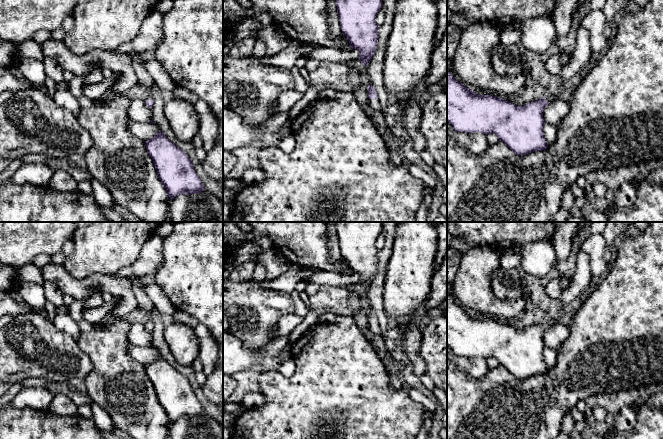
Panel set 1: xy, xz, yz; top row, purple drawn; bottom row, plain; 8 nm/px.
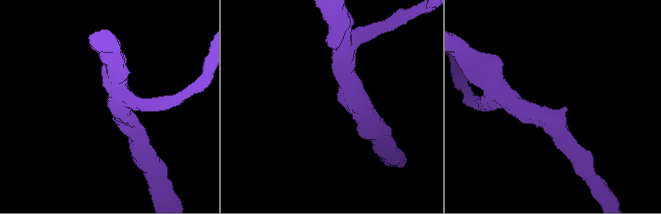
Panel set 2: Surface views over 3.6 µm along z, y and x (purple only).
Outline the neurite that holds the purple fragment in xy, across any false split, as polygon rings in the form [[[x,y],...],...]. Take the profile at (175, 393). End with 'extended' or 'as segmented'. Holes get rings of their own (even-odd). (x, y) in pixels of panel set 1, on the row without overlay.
[[[159,354],[155,360],[145,366],[147,376],[151,380],[170,425],[181,418],[198,418],[204,414],[204,409],[197,399],[189,380],[174,367],[172,367],[163,355]]]; as segmented

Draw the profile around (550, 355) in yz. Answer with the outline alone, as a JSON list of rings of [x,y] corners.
[[[545,347],[543,351],[545,363],[548,368],[553,367],[557,361],[557,350],[549,347]]]

